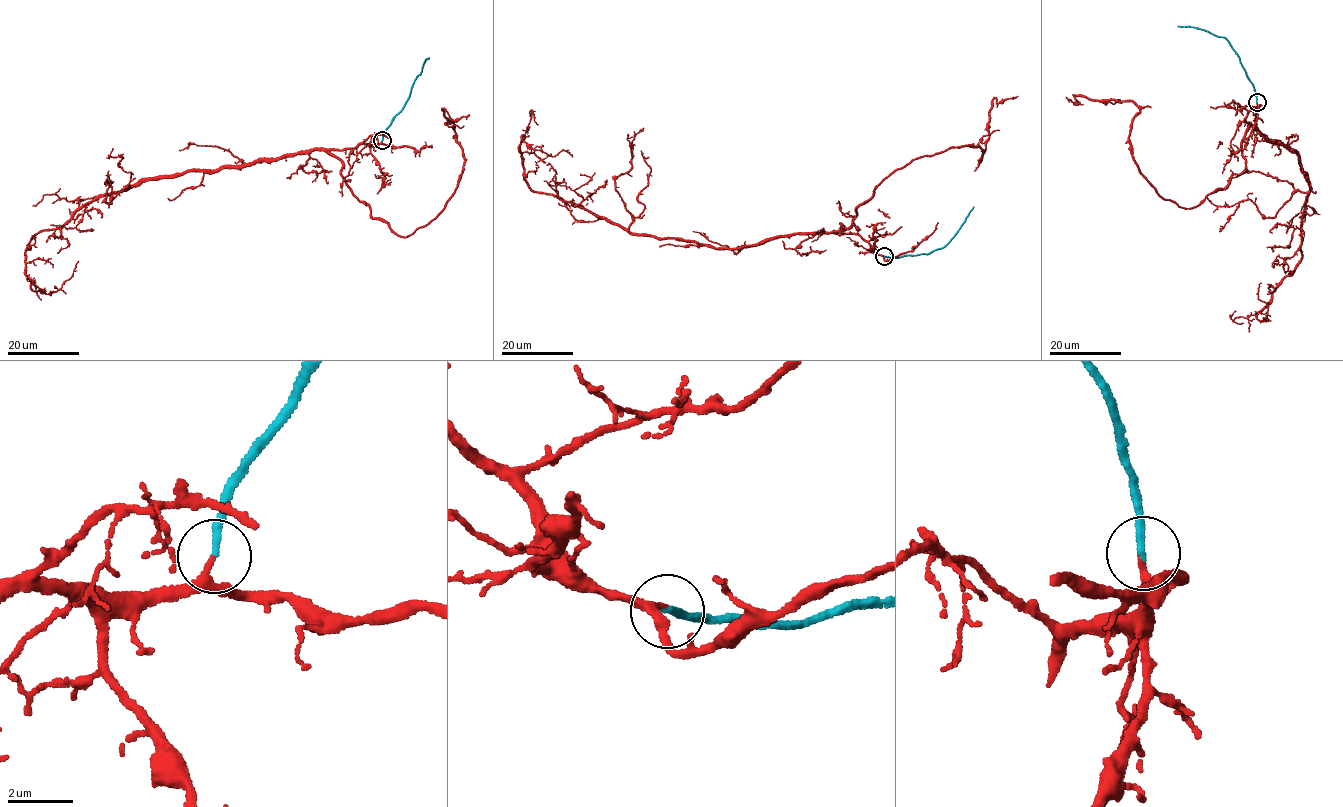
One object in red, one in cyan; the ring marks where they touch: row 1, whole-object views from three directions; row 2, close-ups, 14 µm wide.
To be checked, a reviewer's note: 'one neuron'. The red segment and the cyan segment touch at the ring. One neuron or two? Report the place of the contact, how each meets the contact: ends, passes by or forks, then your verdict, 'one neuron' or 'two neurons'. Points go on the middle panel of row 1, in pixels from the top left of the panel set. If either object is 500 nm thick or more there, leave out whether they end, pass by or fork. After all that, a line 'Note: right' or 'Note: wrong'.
place (884, 256); red passes by; cyan ends; one neuron
Note: right

